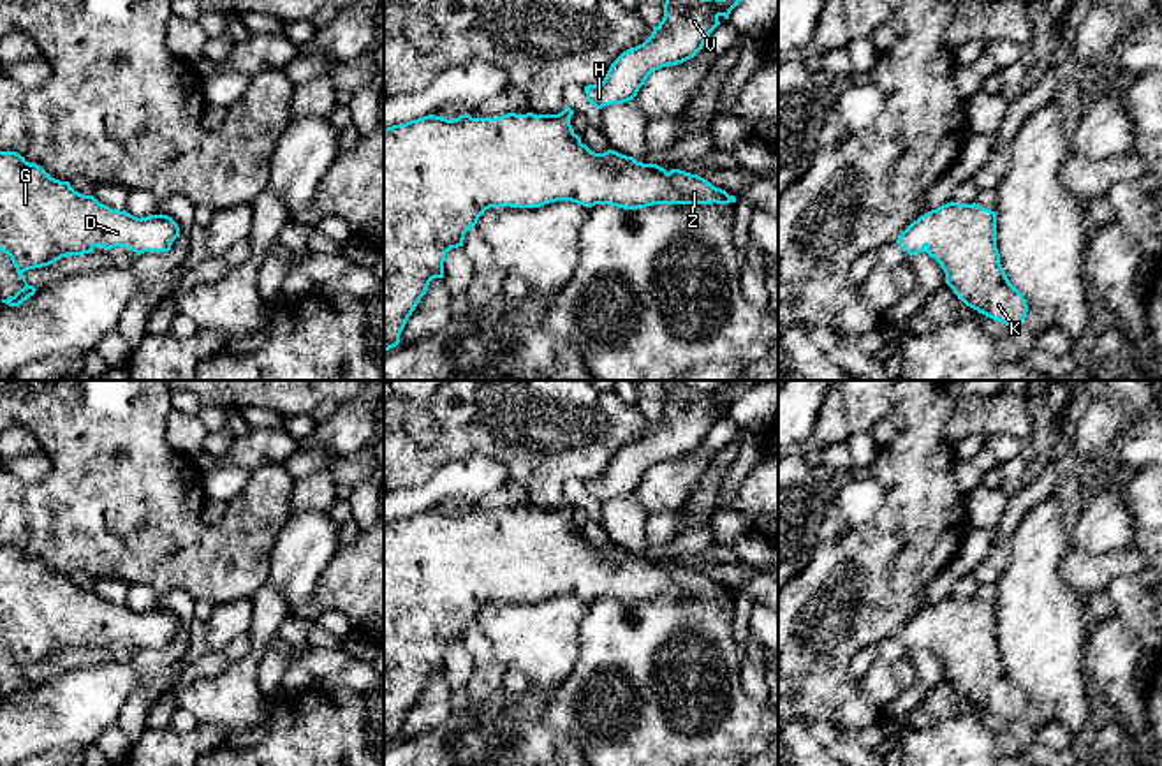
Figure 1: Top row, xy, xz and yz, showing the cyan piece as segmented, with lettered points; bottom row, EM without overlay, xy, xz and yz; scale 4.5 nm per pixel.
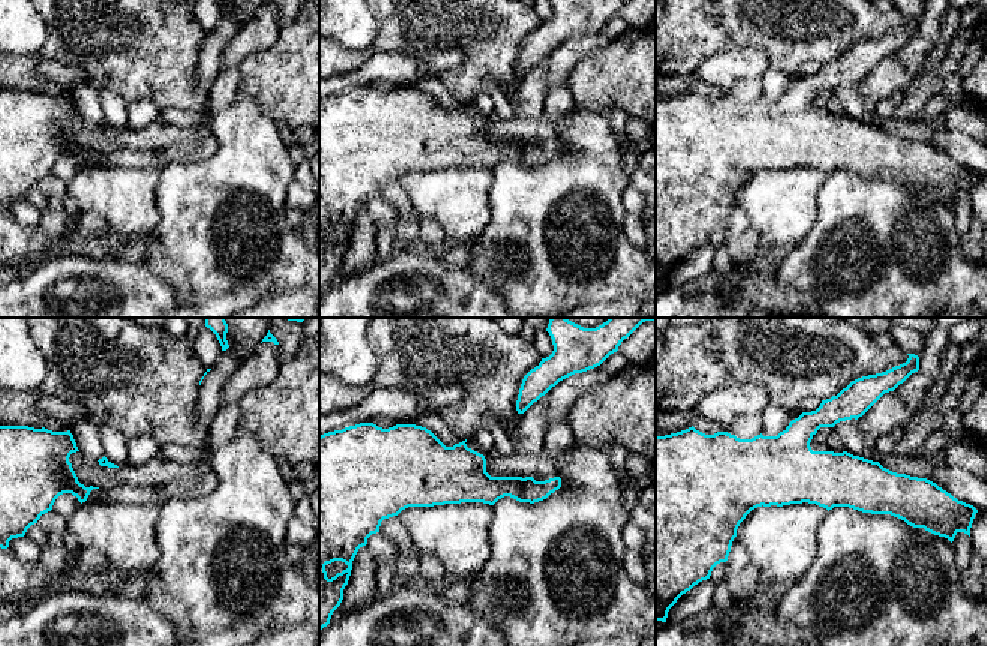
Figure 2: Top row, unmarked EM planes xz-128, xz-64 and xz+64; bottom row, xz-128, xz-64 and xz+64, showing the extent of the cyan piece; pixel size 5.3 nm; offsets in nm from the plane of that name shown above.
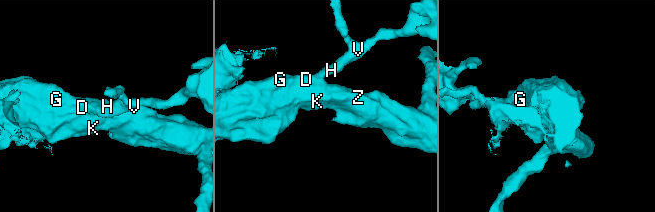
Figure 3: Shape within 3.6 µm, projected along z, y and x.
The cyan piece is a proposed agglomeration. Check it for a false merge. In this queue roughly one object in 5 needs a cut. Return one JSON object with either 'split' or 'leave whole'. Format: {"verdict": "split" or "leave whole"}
{"verdict": "leave whole"}

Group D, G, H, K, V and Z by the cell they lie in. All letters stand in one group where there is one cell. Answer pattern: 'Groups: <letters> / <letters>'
Groups: D G H K V Z

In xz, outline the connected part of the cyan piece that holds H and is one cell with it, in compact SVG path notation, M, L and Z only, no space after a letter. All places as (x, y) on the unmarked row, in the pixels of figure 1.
M734 380L724 393L666 389L662 416L653 423L651 430L643 438L623 446L611 458L602 477L585 481L586 495L597 504L634 495L651 467L694 453L702 444L710 428L720 419L718 412L724 410L729 414L731 405L739 396L743 396L750 387L764 382L778 384L778 380Z

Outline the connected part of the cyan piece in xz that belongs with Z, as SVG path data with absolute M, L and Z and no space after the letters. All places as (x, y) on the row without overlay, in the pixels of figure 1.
M565 500L558 509L516 509L472 512L460 509L447 514L428 509L384 523L384 745L400 738L400 729L426 689L433 673L444 673L444 655L451 643L463 641L465 629L489 602L541 602L570 595L592 602L611 599L637 604L653 599L729 599L734 590L713 581L697 569L680 563L669 567L657 558L643 558L614 544L592 546L570 519L574 505Z

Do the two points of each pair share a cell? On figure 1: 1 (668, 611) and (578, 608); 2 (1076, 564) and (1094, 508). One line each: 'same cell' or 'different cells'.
1: different cells
2: different cells

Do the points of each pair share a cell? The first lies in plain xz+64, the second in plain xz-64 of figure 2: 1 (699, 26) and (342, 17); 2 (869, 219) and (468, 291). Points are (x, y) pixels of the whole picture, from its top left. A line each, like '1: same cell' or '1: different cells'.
1: different cells
2: different cells

